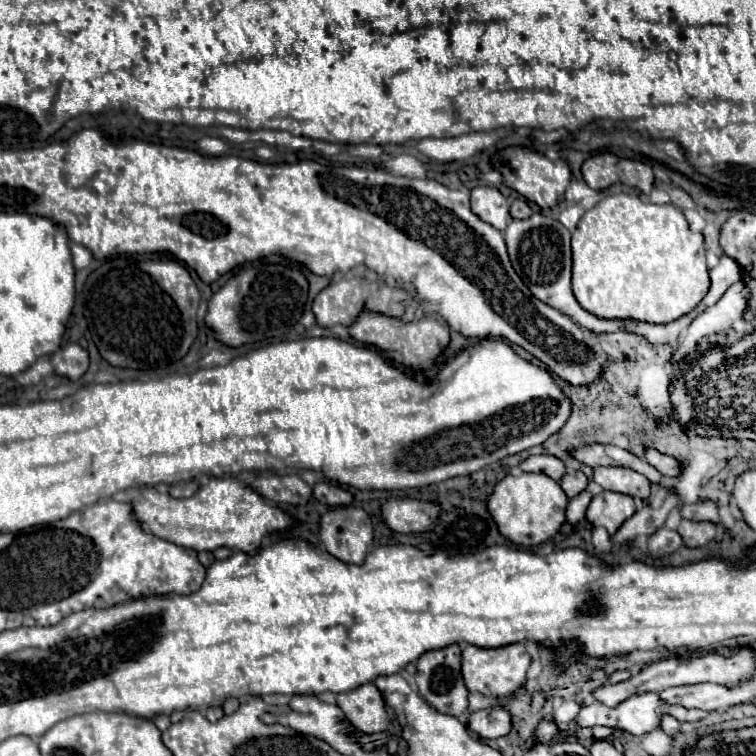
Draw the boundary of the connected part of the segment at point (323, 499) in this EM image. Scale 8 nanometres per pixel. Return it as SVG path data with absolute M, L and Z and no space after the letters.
M321 482L321 484L315 484L313 486L313 496L321 504L327 504L327 506L347 506L353 500L351 492L345 486L337 484L337 482Z

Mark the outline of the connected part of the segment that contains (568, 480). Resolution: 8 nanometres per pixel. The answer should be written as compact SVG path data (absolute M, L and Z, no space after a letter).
M577 470L577 472L571 472L571 474L565 474L561 480L559 480L561 488L565 490L565 494L569 498L575 498L579 492L583 492L587 488L587 476Z

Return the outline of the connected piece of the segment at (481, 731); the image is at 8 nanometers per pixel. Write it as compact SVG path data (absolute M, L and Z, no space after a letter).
M485 708L469 714L467 728L481 738L501 738L511 730L511 714L507 708Z

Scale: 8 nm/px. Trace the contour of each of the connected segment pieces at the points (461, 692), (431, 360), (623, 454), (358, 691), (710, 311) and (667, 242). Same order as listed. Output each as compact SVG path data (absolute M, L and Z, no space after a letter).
M447 646L443 650L431 650L427 654L423 654L417 660L417 674L415 674L415 682L417 688L421 692L421 696L439 712L443 714L451 714L455 718L463 716L467 712L467 688L463 684L461 678L461 648L455 646Z
M361 312L357 320L347 328L349 334L367 346L375 346L389 354L397 364L413 368L413 370L425 370L435 364L435 358L439 358L439 352L443 352L449 344L449 326L433 316L423 316L413 322L403 322L391 316L373 314L373 312Z
M587 444L587 446L579 446L579 448L571 448L569 454L575 460L579 460L591 468L595 468L595 466L625 466L631 470L639 470L651 482L661 482L661 474L651 464L647 464L645 460L637 458L635 454L631 454L623 448L611 446L611 444Z
M373 682L361 684L351 692L337 694L337 706L343 710L345 718L363 732L373 734L387 730L387 710Z
M735 283L724 295L703 313L698 315L688 327L687 336L683 336L673 360L679 362L685 356L698 350L699 340L708 336L726 333L731 330L735 320L743 318L746 301L743 297L743 284Z
M637 192L601 198L581 216L571 246L573 294L599 318L671 322L687 314L709 288L703 234L691 230L681 208L643 202Z

